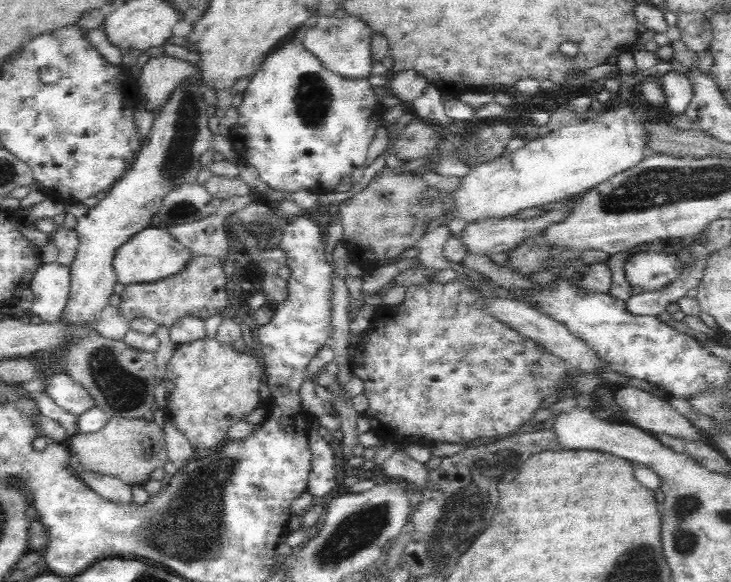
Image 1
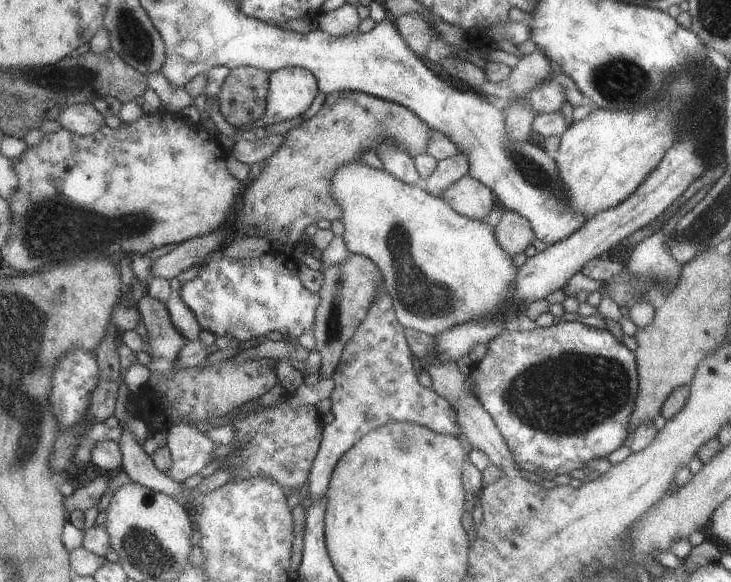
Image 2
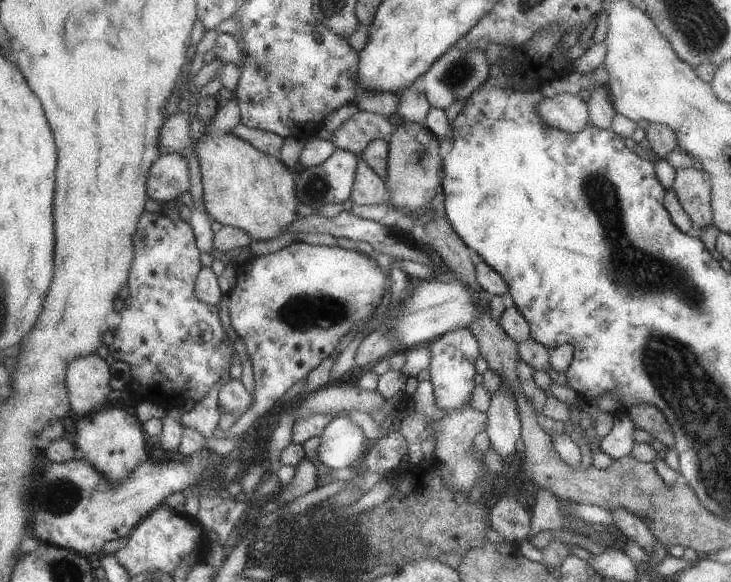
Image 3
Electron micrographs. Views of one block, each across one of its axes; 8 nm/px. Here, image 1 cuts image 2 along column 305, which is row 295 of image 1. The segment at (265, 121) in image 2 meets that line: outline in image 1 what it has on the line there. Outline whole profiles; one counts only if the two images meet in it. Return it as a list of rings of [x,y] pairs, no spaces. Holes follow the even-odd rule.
[[[198,76],[188,77],[176,85],[166,104],[153,116],[151,131],[132,166],[108,190],[104,199],[95,207],[82,203],[65,206],[65,212],[77,218],[74,229],[79,238],[79,247],[70,266],[71,296],[65,318],[60,322],[90,322],[98,319],[100,310],[108,304],[109,296],[113,294],[114,284],[118,282],[113,267],[114,254],[134,234],[148,228],[160,199],[168,189],[182,182],[196,181],[197,172],[202,168],[199,158],[204,152],[214,149],[232,164],[241,162],[230,136],[210,131],[205,89]]]

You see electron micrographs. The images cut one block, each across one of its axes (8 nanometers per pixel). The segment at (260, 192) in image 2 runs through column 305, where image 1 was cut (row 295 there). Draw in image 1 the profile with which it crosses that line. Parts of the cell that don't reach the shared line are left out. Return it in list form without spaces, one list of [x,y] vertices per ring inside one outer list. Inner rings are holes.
[[[215,256],[193,257],[192,262],[177,276],[156,283],[130,284],[120,294],[120,304],[116,306],[120,317],[130,324],[137,319],[148,319],[164,328],[172,328],[187,317],[206,321],[217,313],[222,314],[229,303],[226,292],[228,278],[222,270],[223,264]]]

